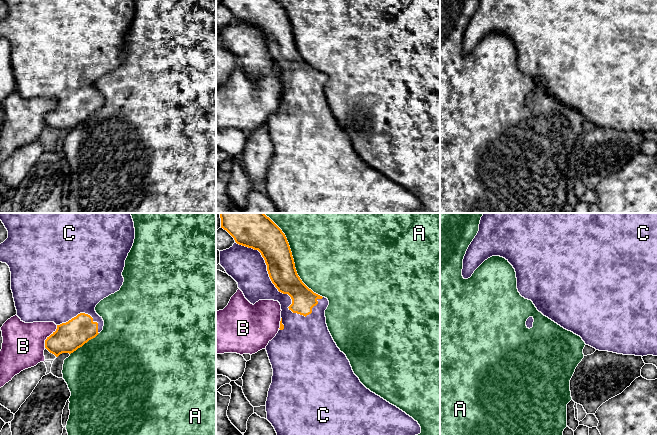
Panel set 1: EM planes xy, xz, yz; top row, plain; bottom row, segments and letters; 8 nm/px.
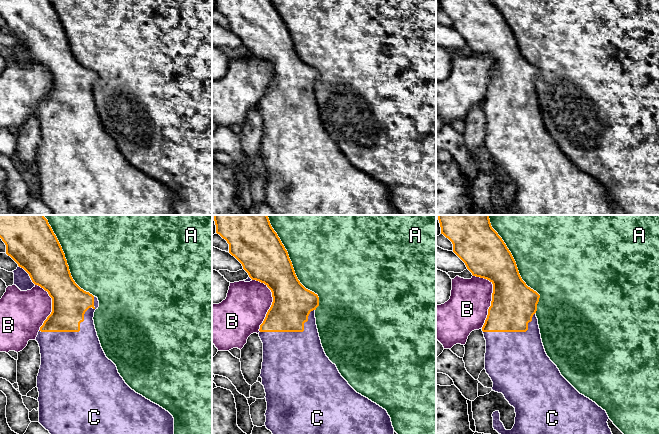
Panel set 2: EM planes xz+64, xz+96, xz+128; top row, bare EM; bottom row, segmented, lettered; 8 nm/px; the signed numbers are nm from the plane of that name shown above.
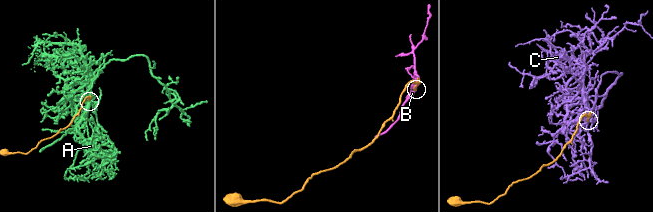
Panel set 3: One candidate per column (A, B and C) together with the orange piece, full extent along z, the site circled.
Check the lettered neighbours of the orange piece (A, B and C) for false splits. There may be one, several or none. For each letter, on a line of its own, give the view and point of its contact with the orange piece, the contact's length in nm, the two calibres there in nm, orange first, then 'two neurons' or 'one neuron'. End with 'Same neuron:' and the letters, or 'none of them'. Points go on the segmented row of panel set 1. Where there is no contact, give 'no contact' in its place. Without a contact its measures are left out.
A: meets orange in xz at (292, 257); contact 850 nm long; 240 nm thick on the orange side, 500 nm on the other; two neurons
B: meets orange in xy at (49, 336); contact 220 nm long; 240 nm thick on the orange side, 340 nm on the other; two neurons
C: meets orange in xz at (272, 282); contact 850 nm long; 220 nm thick on the orange side, 300 nm on the other; one neuron
Same neuron: C

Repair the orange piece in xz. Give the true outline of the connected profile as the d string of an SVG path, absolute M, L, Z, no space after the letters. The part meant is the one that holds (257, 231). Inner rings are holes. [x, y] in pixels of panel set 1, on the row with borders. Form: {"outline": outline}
{"outline": "M220 213L221 228L226 230L235 240L235 243L229 249L220 251L220 265L226 273L231 276L237 283L238 288L243 292L245 298L255 304L259 300L274 300L281 305L280 328L276 336L269 341L266 351L272 365L273 376L272 383L268 391L266 401L267 420L274 427L277 435L418 435L421 433L421 427L417 421L407 415L405 412L390 404L380 396L367 389L354 374L352 367L346 355L340 351L334 342L325 317L325 310L329 305L327 298L314 293L300 279L297 274L292 252L285 234L282 230L264 213Z"}

